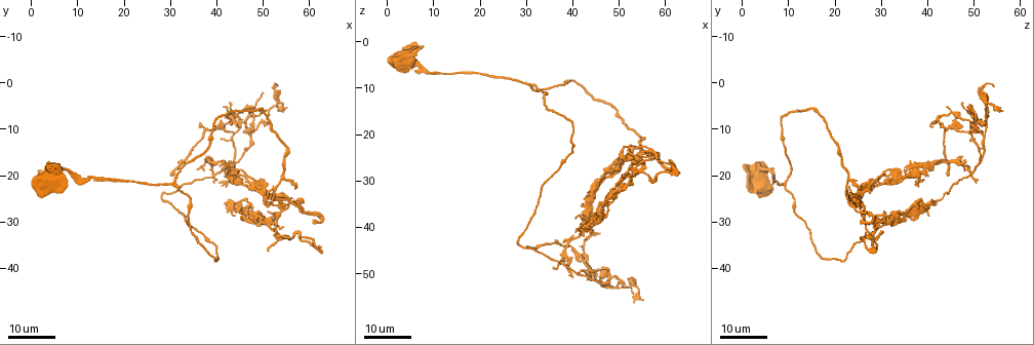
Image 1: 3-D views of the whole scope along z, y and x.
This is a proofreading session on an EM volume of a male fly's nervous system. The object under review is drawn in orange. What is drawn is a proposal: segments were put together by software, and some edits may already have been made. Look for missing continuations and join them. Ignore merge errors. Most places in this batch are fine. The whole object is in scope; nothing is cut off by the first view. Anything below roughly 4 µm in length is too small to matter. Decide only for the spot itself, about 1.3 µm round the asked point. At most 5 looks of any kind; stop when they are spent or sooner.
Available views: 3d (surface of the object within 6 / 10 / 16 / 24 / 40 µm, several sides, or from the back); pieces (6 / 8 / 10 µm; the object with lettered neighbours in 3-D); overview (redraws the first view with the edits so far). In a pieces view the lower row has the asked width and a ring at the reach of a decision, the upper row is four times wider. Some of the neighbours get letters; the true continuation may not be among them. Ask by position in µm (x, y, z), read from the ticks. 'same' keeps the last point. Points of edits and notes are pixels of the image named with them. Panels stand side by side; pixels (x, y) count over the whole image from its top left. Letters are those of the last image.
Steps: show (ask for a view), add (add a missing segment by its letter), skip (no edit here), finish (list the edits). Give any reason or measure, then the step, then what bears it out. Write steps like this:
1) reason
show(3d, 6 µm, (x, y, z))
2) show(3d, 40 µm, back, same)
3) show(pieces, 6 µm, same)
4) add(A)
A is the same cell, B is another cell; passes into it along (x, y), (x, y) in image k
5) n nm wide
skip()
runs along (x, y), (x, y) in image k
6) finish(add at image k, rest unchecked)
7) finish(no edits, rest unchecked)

branch stops here
show(3d, 16 µm, (30.5, 19.5, 44.5))

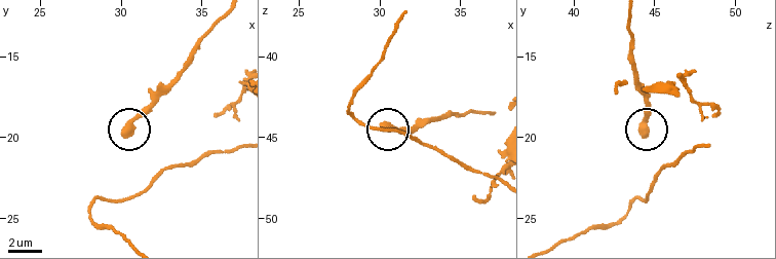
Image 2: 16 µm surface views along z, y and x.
show(pieces, 8 µm, (30.3, 19.8, 44.2))

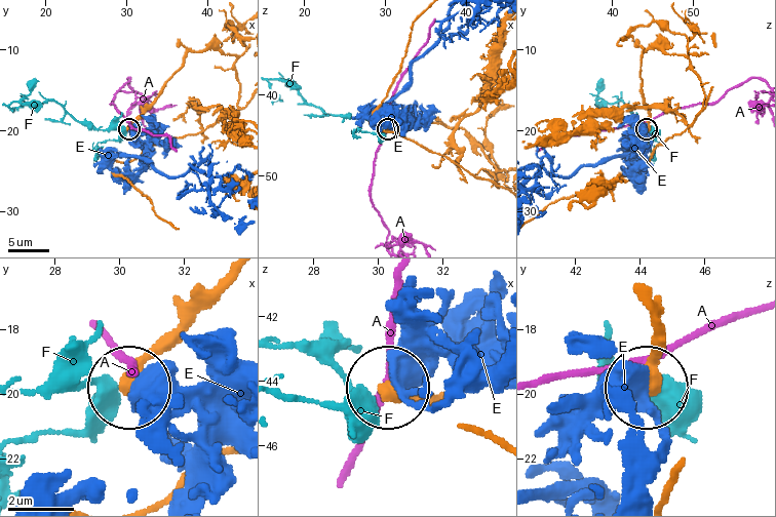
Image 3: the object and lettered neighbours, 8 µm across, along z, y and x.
460 nm wide
skip()
A, E and F are other cells; runs along (653, 322), (648, 386) in image 3; none of them fits

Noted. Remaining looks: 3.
branch stops here
show(3d, 24 µm, (39.5, 21.0, 50.0))

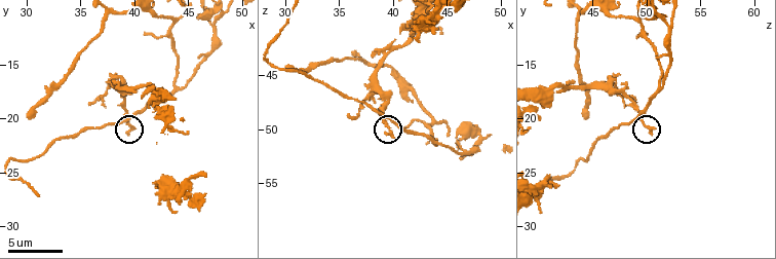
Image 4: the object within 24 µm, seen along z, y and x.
show(pieces, 8 µm, (39.2, 21.2, 50.4))

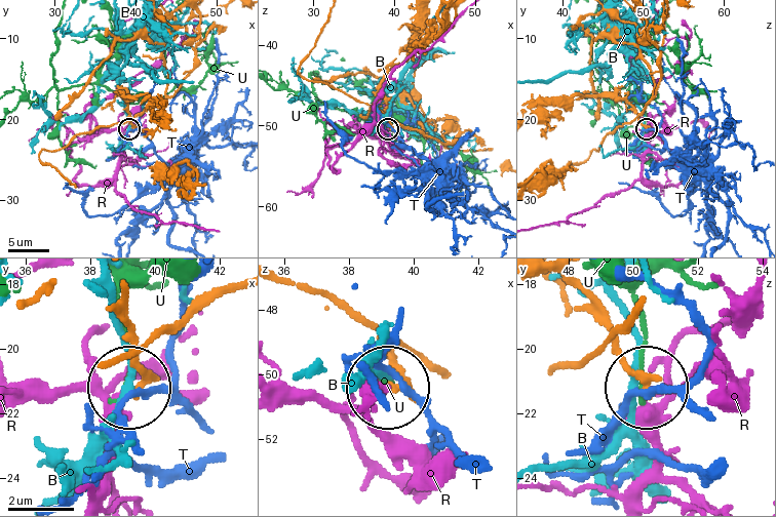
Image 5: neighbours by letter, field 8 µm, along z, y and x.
skip()
B, R, T and U are other cells; runs along (50, 165), (43, 150), (130, 127) in image 5; none of them fits

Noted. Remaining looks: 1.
finish(no edits, rest unchecked)

